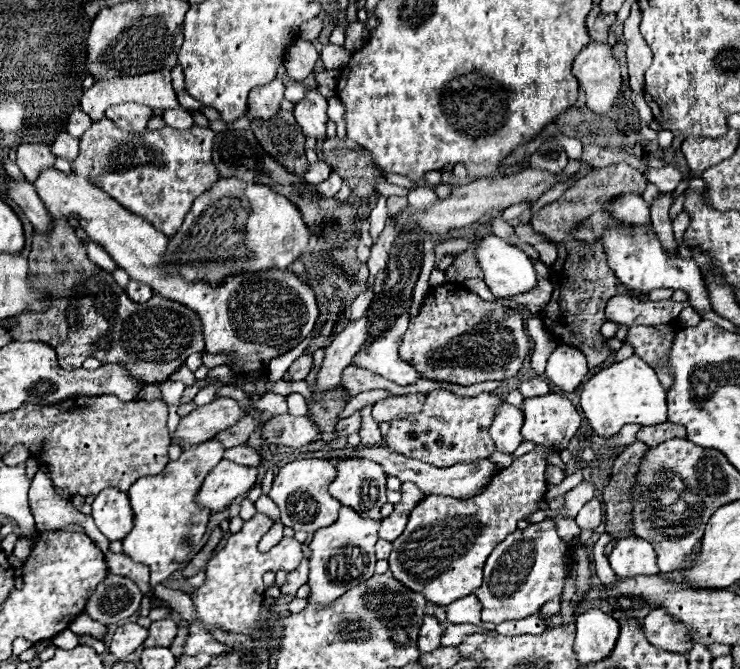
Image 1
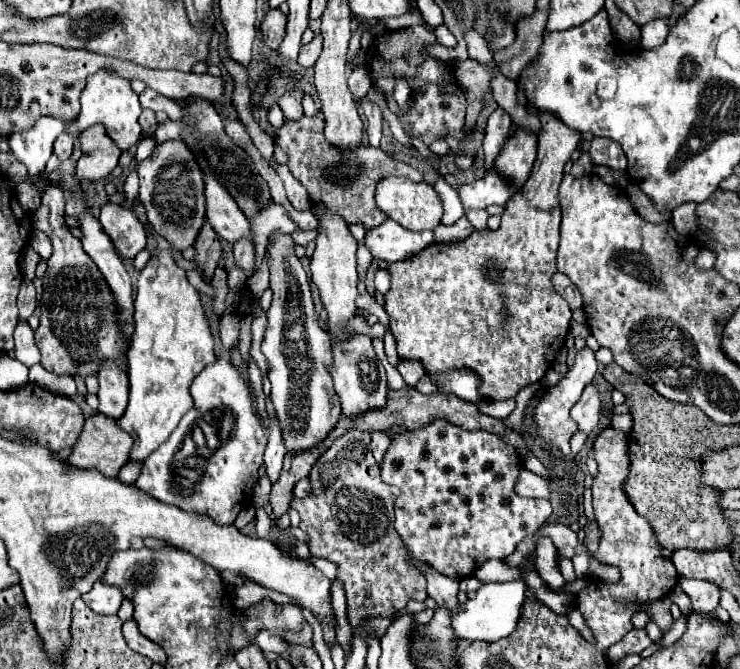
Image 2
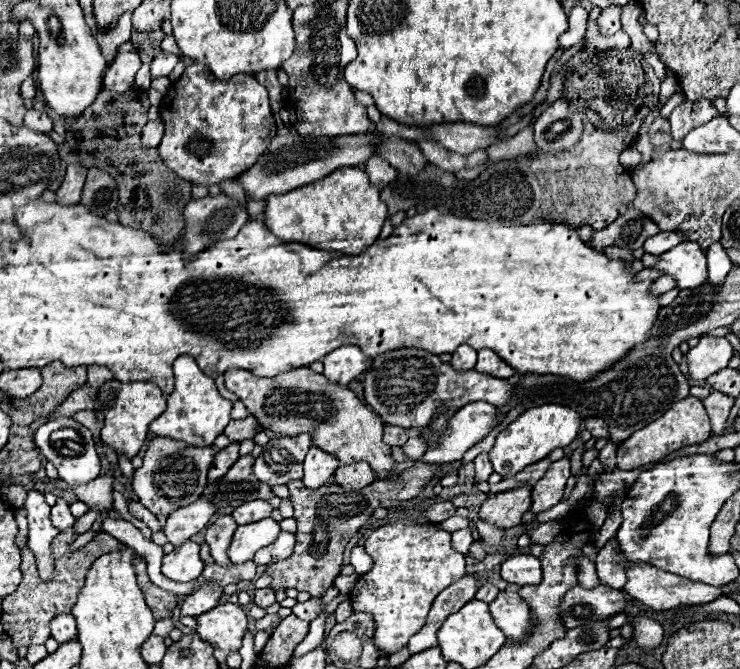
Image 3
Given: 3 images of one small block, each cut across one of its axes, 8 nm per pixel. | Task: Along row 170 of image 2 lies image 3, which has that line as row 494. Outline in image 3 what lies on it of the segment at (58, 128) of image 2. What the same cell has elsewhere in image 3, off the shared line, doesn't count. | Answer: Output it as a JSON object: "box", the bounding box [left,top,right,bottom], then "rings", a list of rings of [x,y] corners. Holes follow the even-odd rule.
{"box":[26,490,60,580],"rings":[[[38,490],[28,492],[26,498],[26,512],[28,512],[28,548],[34,552],[38,572],[42,580],[50,580],[54,572],[54,556],[52,556],[52,540],[60,534],[58,528],[50,522],[50,506],[44,502],[44,494]]]}

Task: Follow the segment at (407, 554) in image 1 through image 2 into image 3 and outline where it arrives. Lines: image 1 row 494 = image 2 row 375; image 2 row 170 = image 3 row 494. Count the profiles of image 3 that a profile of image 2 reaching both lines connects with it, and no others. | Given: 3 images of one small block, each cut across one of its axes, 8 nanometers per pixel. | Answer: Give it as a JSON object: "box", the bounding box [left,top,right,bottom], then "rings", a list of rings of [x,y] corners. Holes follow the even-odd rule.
{"box":[530,458,570,514],"rings":[[[562,458],[562,460],[552,462],[548,474],[532,486],[532,508],[530,510],[534,514],[540,514],[556,506],[564,496],[568,478],[570,478],[570,460]]]}

